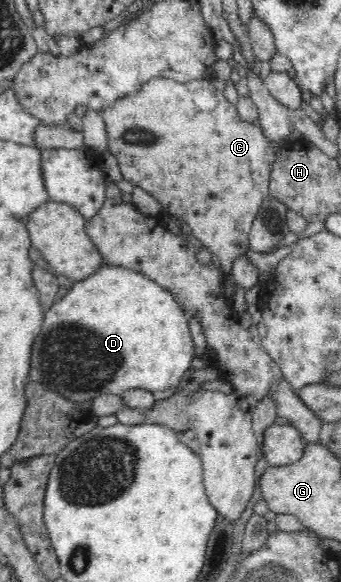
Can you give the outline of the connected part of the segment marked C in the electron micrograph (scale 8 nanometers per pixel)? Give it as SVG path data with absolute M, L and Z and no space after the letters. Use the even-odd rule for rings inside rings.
M151 78L138 92L112 101L100 114L107 132L107 148L117 158L123 178L159 201L162 218L175 228L194 234L217 257L214 264L228 274L234 260L249 250L247 236L260 205L270 195L271 170L280 146L271 146L259 125L242 119L236 105L206 78L186 83ZM194 100L206 102L210 108L204 112Z

